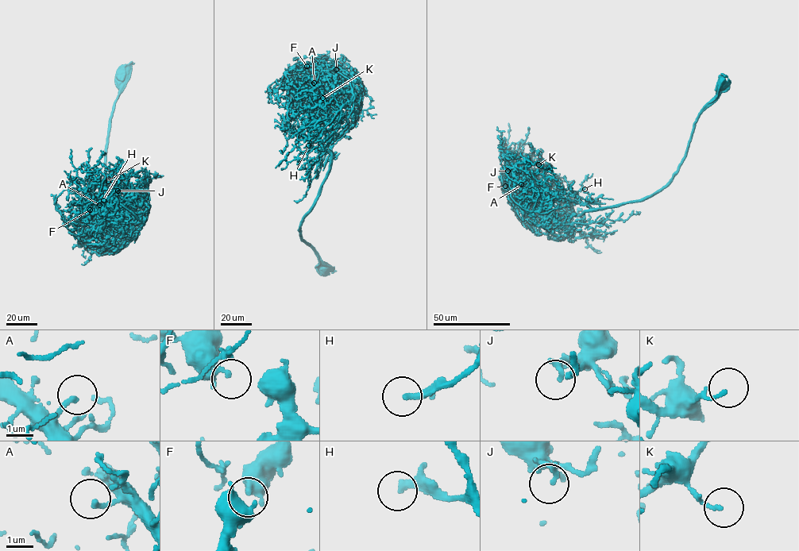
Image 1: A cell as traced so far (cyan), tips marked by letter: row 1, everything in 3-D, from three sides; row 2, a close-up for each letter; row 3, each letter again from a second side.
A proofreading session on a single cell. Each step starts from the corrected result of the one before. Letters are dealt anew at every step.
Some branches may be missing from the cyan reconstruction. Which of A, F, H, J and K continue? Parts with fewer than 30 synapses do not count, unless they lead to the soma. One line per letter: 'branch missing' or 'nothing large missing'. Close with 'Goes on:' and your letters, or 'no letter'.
A: branch missing
F: nothing large missing
H: branch missing
J: nothing large missing
K: nothing large missing
Goes on: A, H

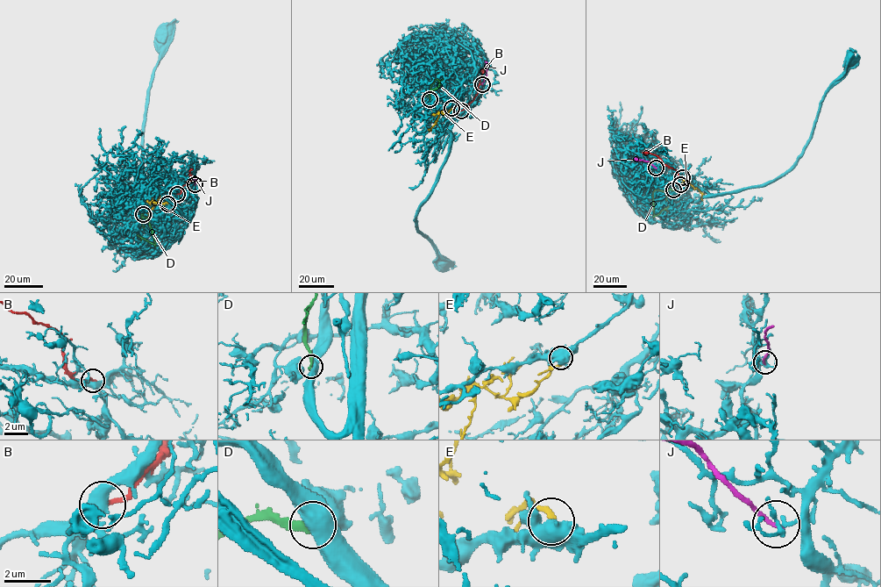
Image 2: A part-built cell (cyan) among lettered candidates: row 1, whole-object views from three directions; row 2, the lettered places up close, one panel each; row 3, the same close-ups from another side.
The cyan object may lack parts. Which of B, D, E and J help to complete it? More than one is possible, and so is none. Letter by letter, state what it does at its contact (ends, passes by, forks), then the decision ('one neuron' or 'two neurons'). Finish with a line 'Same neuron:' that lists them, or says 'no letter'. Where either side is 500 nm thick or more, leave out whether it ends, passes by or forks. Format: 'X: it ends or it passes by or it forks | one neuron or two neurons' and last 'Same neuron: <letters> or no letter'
B: it ends | two neurons
D: two neurons
E: one neuron
J: it ends | two neurons
Same neuron: E

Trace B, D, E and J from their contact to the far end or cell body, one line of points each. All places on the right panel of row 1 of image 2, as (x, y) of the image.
B: (682, 177), (657, 156), (646, 152), (645, 154)
D: (673, 189), (653, 192), (655, 215), (668, 205)
E: (680, 184), (687, 182), (696, 188), (702, 193), (702, 200)
J: (656, 168), (635, 157)

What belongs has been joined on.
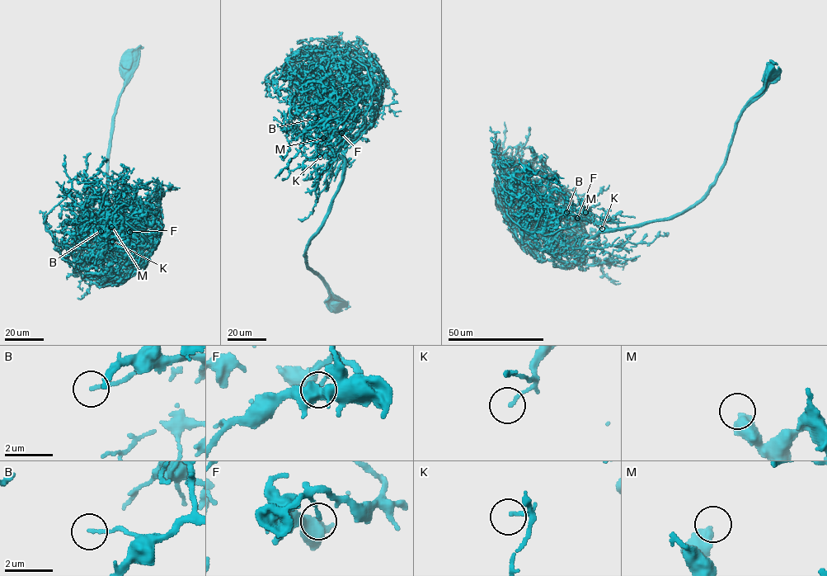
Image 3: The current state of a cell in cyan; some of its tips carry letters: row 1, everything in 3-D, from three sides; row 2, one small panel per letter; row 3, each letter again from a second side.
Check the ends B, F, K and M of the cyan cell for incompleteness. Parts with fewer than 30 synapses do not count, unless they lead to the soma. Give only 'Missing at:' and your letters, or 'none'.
Missing at: B

